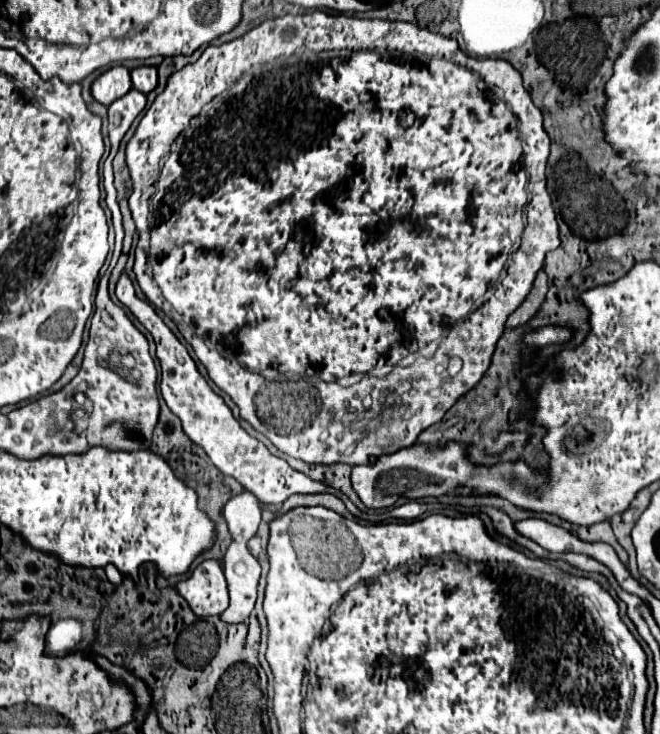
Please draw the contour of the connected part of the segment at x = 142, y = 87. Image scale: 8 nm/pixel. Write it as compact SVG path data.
M137 67L131 71L133 87L141 93L151 93L157 87L157 69L155 67Z

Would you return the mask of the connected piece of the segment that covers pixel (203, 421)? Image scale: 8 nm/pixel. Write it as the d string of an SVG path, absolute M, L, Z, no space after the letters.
M125 271L121 273L115 285L115 295L123 305L131 309L131 313L139 319L139 323L153 335L155 345L157 345L157 357L161 363L161 393L169 409L181 419L187 437L207 451L209 459L221 473L235 477L245 489L259 493L259 499L265 503L285 503L295 493L305 493L305 495L307 493L333 493L329 485L309 479L307 475L289 467L285 459L271 455L269 449L261 441L251 437L239 425L239 421L233 417L225 401L217 393L213 393L213 389L207 385L203 375L197 371L195 361L189 357L181 341L169 331L169 327L163 323L157 311L147 301L141 301L135 295L133 283Z

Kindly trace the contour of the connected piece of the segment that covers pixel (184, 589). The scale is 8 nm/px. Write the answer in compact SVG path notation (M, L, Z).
M205 561L193 575L177 585L197 617L221 615L229 607L229 591L219 561Z

